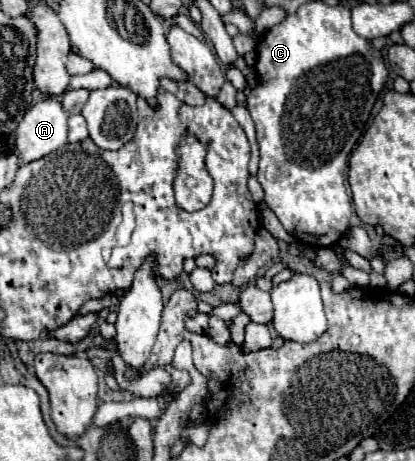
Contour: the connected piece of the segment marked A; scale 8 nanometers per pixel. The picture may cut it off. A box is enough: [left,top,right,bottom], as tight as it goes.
[16,99,68,163]

